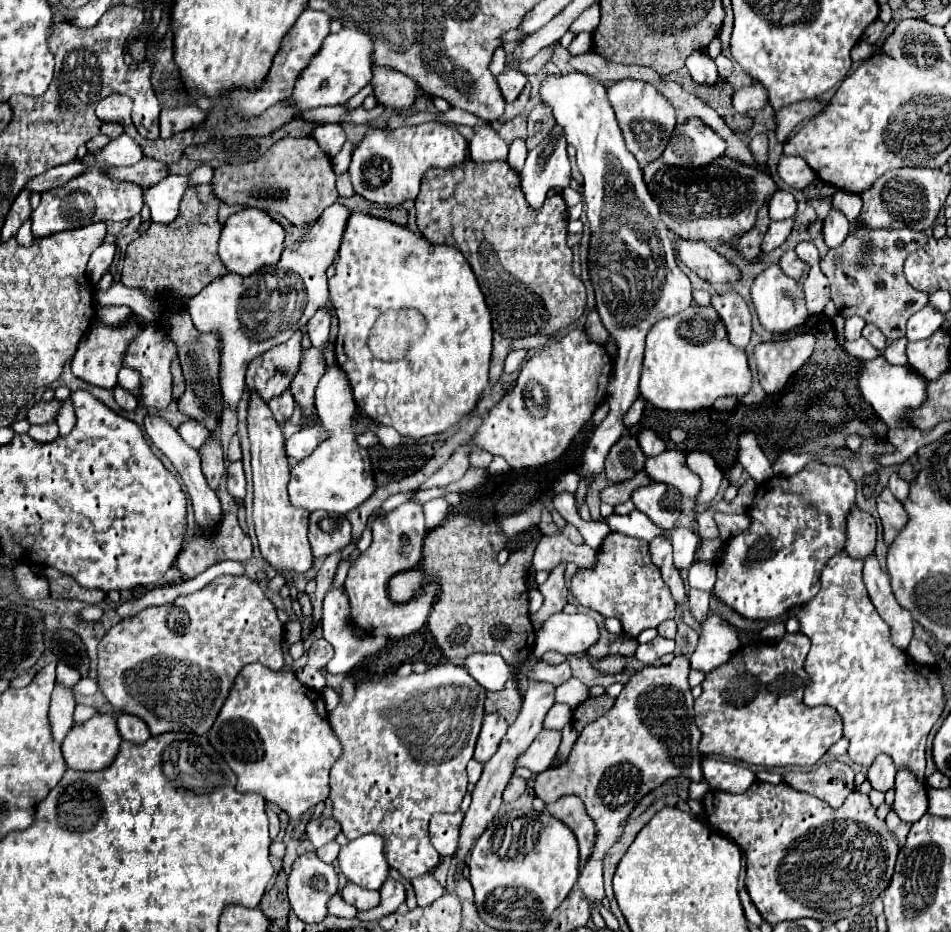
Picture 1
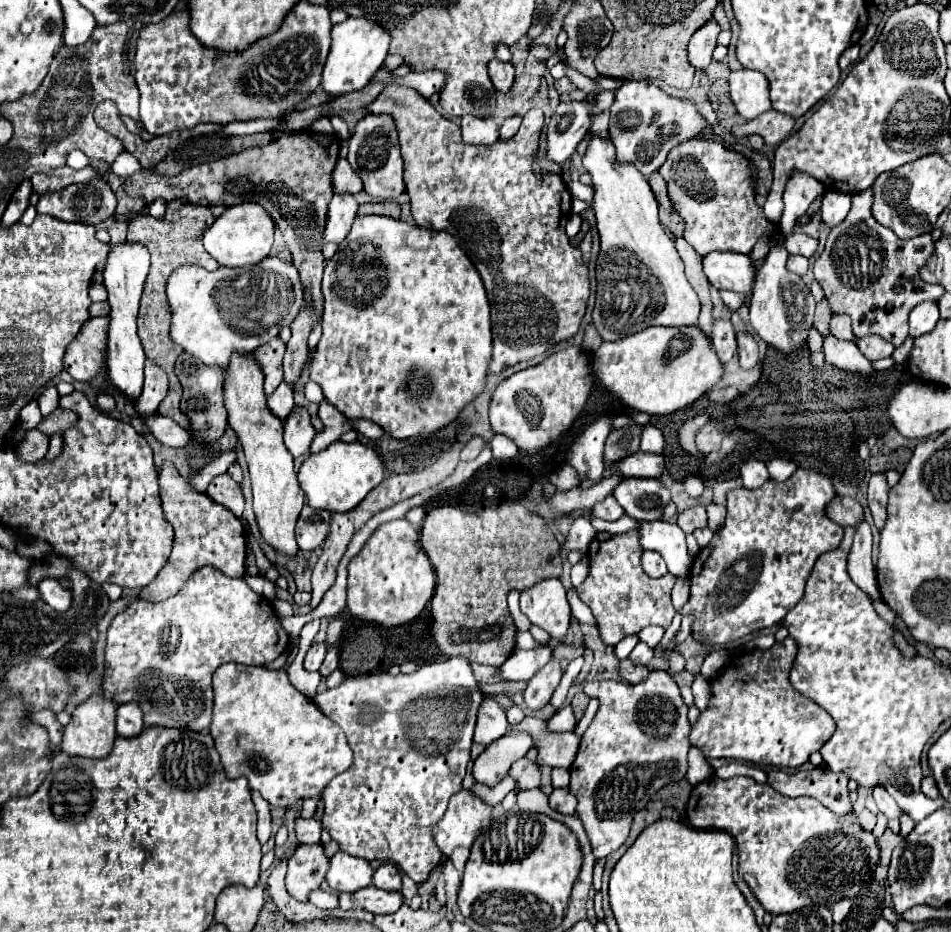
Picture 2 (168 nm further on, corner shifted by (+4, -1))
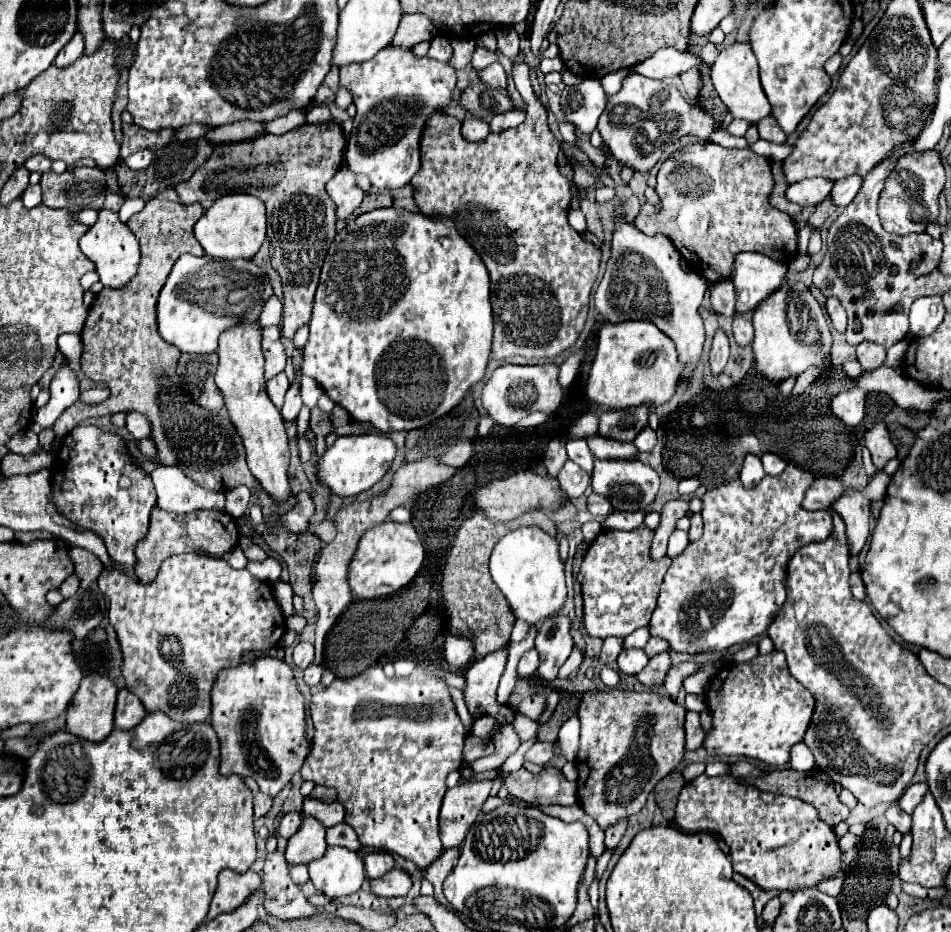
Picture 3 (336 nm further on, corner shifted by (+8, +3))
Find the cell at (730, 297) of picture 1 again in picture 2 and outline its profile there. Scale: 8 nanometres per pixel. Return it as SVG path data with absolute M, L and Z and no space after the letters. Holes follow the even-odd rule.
M714 321L712 327L712 345L722 363L728 363L736 353L736 331L730 321Z

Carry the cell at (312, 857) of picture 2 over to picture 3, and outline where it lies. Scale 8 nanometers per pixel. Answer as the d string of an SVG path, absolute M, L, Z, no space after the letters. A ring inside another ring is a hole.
M304 817L300 831L288 839L286 863L292 867L292 865L310 865L312 861L322 859L328 847L324 835L326 829L316 819Z

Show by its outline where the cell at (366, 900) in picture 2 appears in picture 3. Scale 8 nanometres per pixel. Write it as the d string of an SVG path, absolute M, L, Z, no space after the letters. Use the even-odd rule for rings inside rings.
M392 869L388 875L370 881L370 891L382 899L406 895L410 887L412 887L412 879L402 869Z

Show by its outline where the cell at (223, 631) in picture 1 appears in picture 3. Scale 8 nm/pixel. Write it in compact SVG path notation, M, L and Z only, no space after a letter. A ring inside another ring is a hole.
M198 553L174 555L162 563L156 583L150 585L142 585L112 567L110 571L102 571L98 585L110 599L108 615L122 651L126 689L142 701L146 713L162 711L182 723L198 723L210 717L210 689L220 669L240 665L246 651L268 651L276 647L286 633L286 617L272 595L270 583L254 579L246 569L236 571L222 559Z

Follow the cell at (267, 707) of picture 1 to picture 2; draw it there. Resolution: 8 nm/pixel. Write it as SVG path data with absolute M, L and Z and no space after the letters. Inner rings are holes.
M226 663L216 669L212 683L214 683L214 717L210 733L214 737L216 751L222 757L224 771L228 779L246 777L250 789L260 791L260 795L270 805L290 807L298 799L320 797L322 789L330 783L330 779L352 765L352 749L348 747L344 731L336 727L336 723L332 723L324 713L320 713L312 699L308 699L296 687L292 687L286 669Z

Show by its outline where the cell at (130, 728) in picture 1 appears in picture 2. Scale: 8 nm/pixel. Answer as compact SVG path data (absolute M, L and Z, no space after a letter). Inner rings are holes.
M124 703L118 705L118 713L116 713L116 731L120 737L136 737L140 735L144 729L142 723L142 711L138 707L138 703Z

